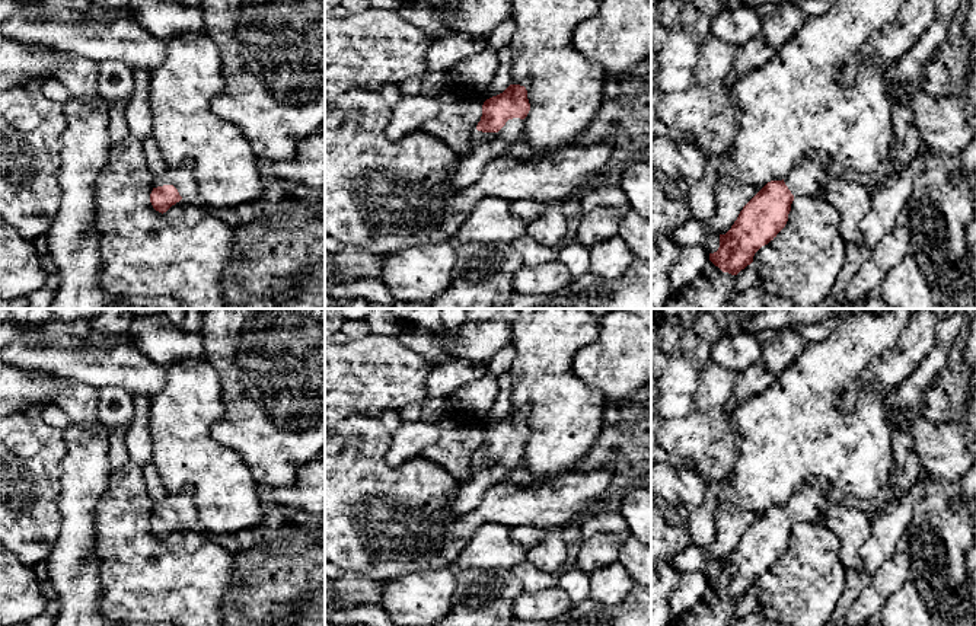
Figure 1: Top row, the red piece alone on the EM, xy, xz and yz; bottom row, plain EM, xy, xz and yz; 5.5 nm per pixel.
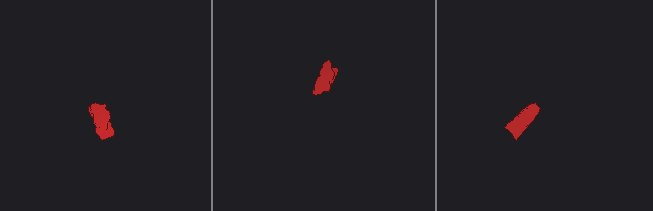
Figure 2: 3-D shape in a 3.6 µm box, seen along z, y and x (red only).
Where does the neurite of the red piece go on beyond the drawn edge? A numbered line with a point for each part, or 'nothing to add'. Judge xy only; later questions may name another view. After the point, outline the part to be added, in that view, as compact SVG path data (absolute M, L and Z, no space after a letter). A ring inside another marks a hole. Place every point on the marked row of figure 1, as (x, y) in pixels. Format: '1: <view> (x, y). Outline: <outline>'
1: xy (182, 179). Outline: M168 169L163 175L153 176L153 188L163 185L173 185L184 199L191 201L197 194L198 188L188 169Z

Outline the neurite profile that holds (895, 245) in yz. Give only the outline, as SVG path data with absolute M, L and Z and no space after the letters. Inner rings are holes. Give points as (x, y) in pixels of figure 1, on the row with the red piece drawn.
M906 208L900 214L896 227L880 240L871 253L865 255L864 264L843 298L846 301L855 301L865 300L871 294L878 294L886 274L909 253L909 246L910 234Z

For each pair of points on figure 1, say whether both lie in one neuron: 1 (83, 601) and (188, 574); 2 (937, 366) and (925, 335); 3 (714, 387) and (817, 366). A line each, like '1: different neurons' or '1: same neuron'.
1: different neurons
2: different neurons
3: different neurons

